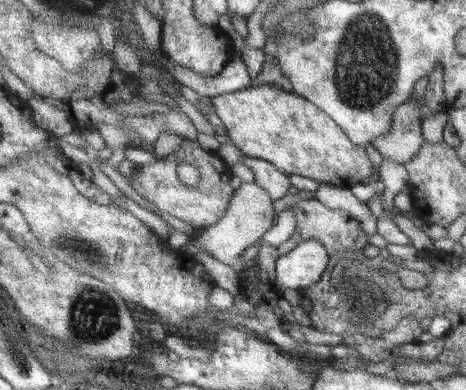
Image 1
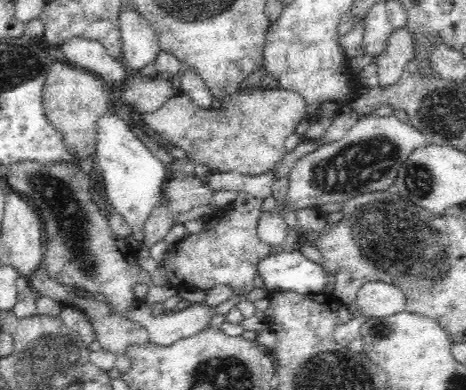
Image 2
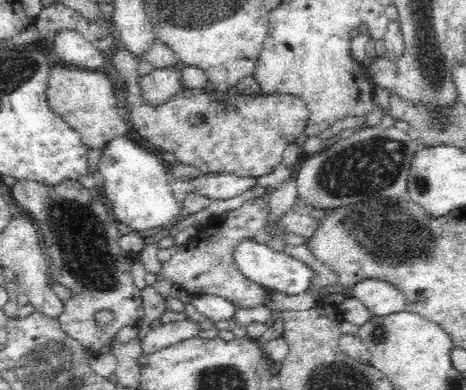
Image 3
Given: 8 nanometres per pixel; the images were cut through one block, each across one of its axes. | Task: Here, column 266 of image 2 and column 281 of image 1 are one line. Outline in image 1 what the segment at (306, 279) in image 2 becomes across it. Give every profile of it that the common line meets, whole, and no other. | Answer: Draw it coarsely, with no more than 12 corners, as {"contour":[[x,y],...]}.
{"contour":[[315,238],[277,258],[279,290],[311,288],[331,252]]}

